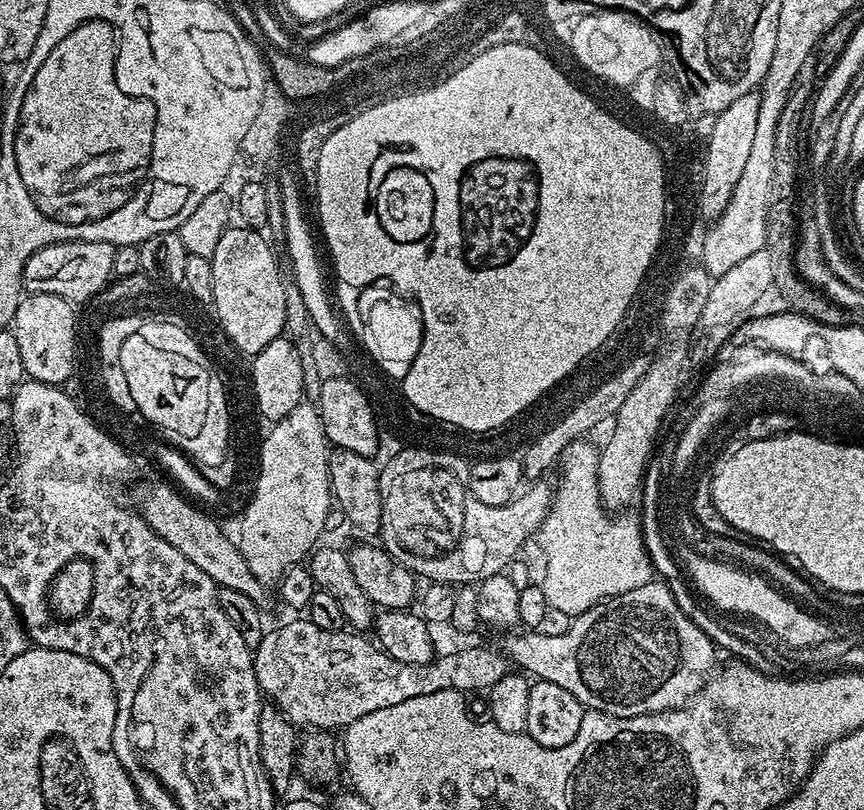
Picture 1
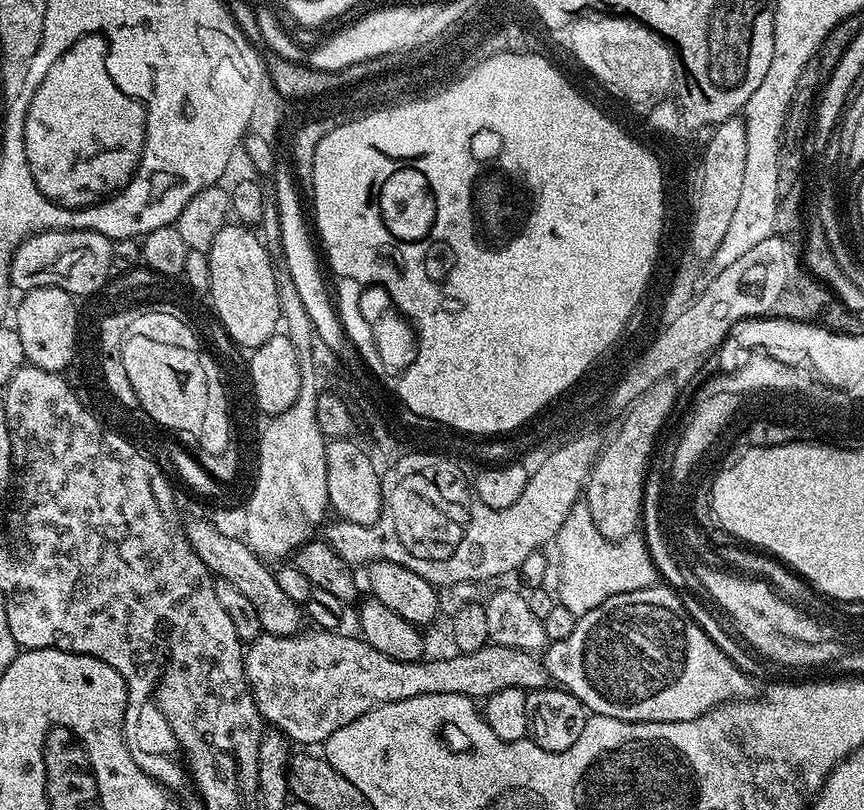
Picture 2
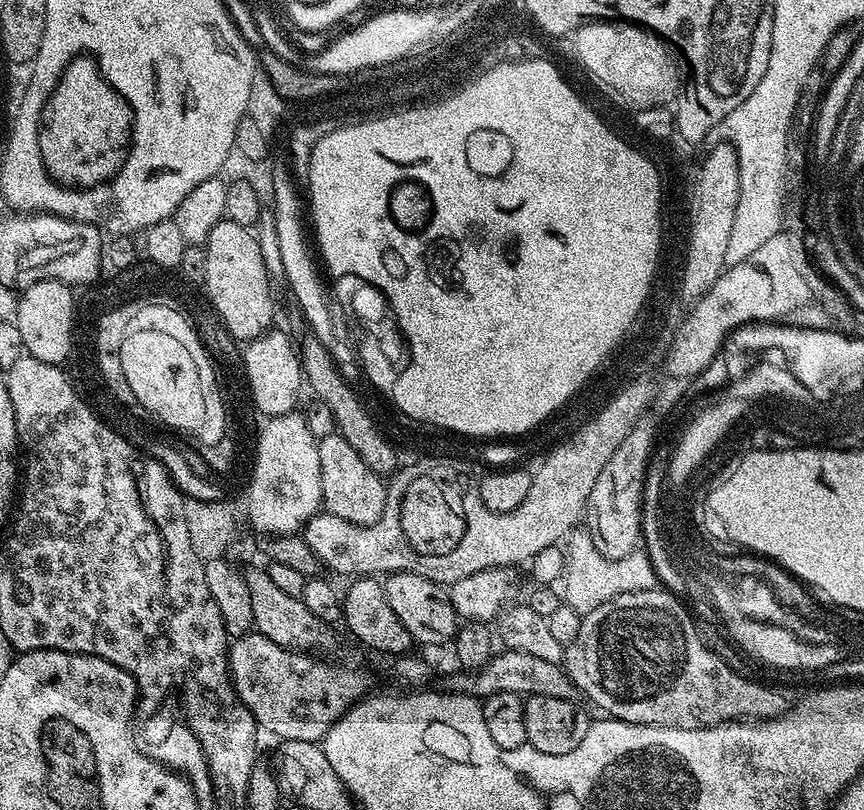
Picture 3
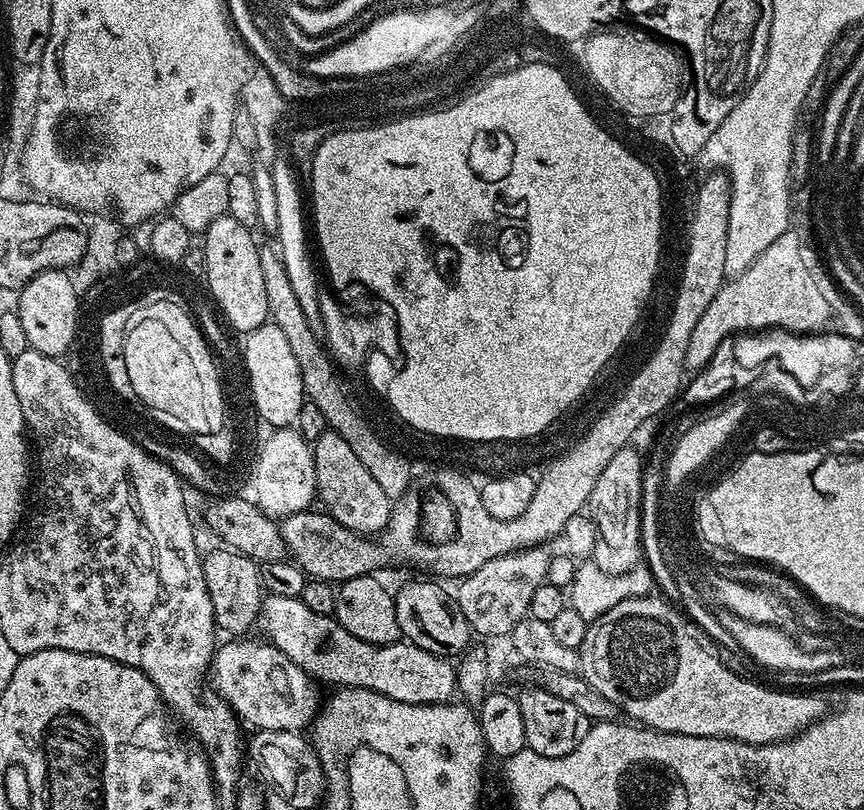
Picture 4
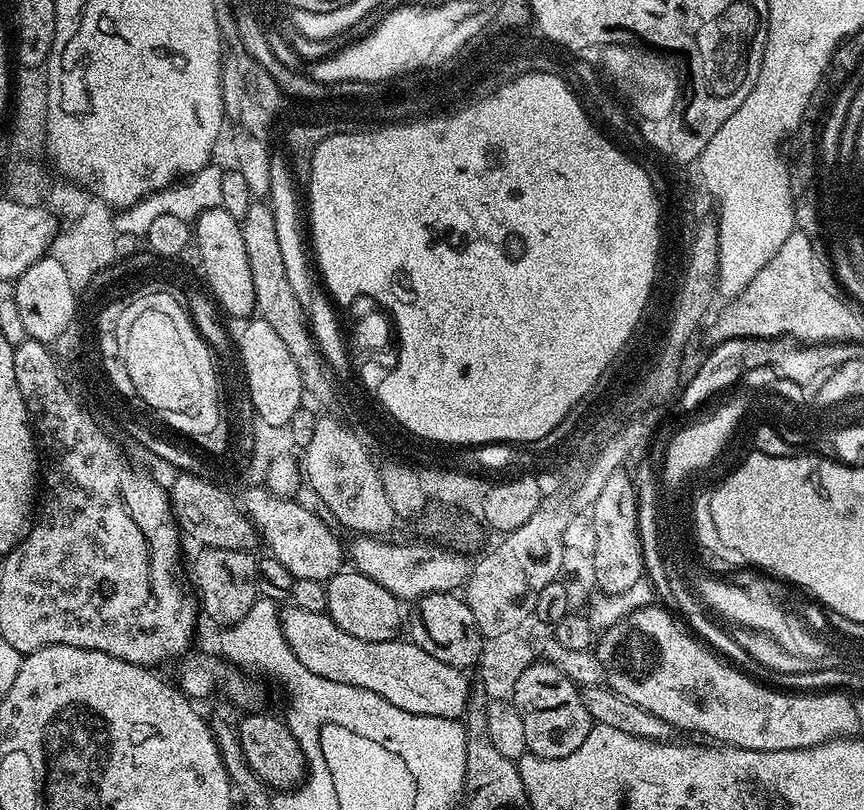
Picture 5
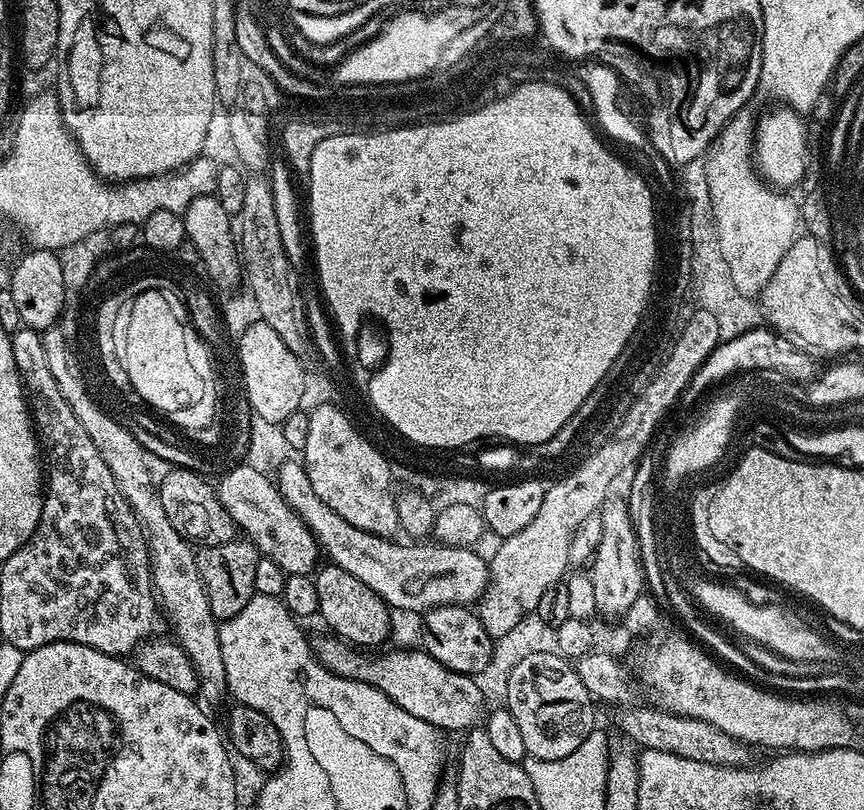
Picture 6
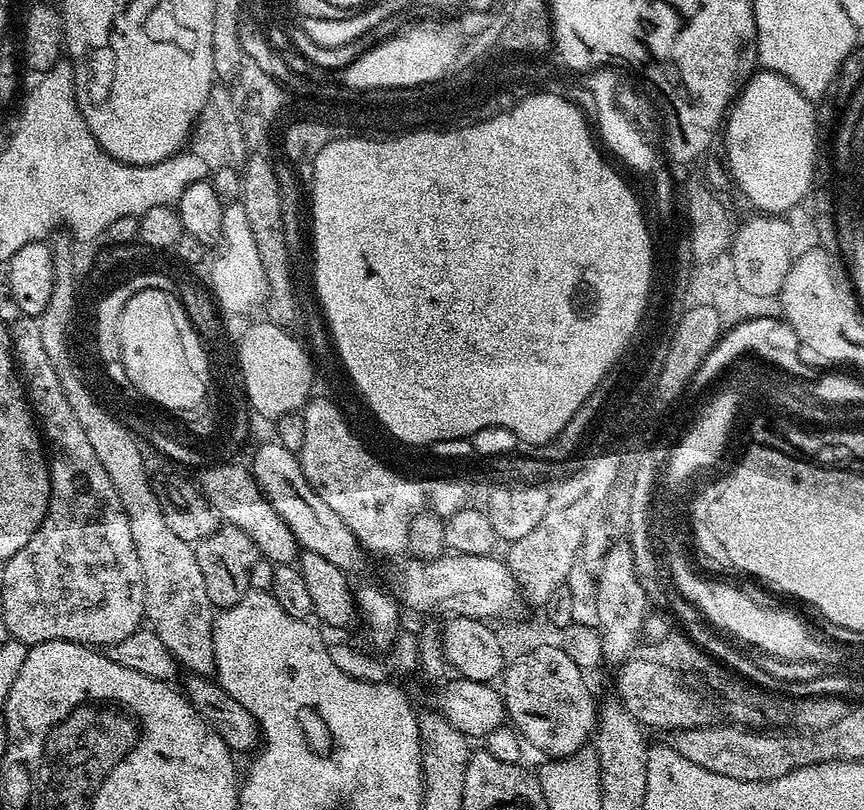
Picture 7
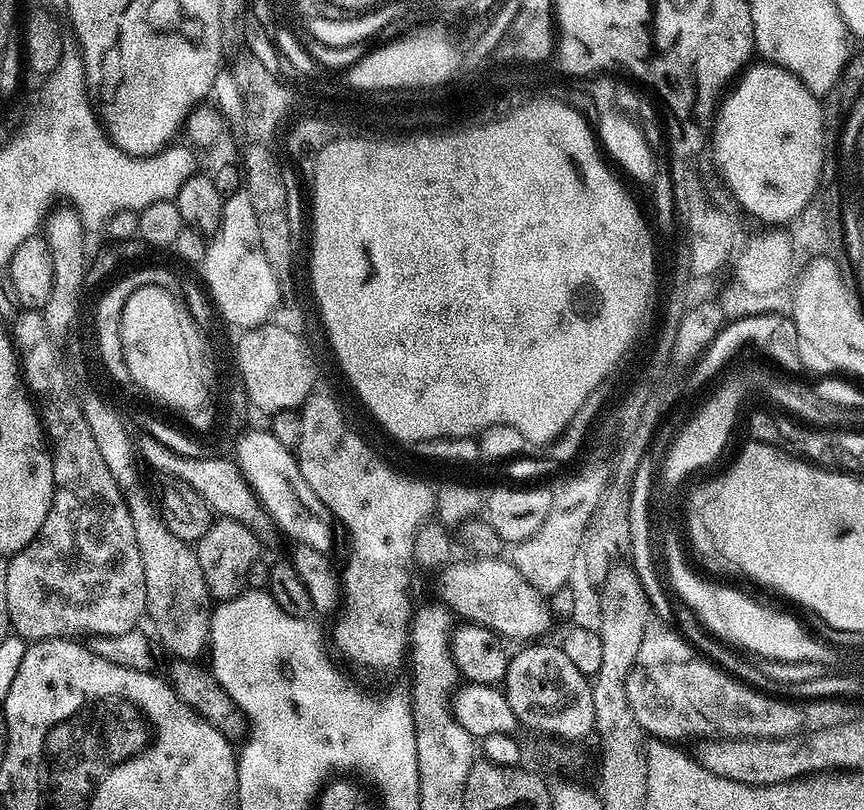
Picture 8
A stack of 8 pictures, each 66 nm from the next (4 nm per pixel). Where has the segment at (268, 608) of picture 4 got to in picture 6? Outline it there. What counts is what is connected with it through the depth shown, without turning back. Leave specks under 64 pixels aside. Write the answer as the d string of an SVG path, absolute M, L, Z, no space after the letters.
M323 635L318 637L317 640L311 641L312 651L322 662L322 666L326 666L331 672L342 678L366 682L370 686L382 690L386 694L386 698L390 698L398 706L402 706L402 710L406 710L406 714L414 714L414 718L422 718L422 722L432 724L437 730L443 730L445 733L447 733L446 731L460 732L459 734L467 733L468 729L477 727L485 719L485 700L481 690L478 690L478 686L475 685L473 677L442 666L442 662L435 660L428 652L423 650L417 650L417 652L384 652L381 656L372 656L376 654L369 654L335 635Z

